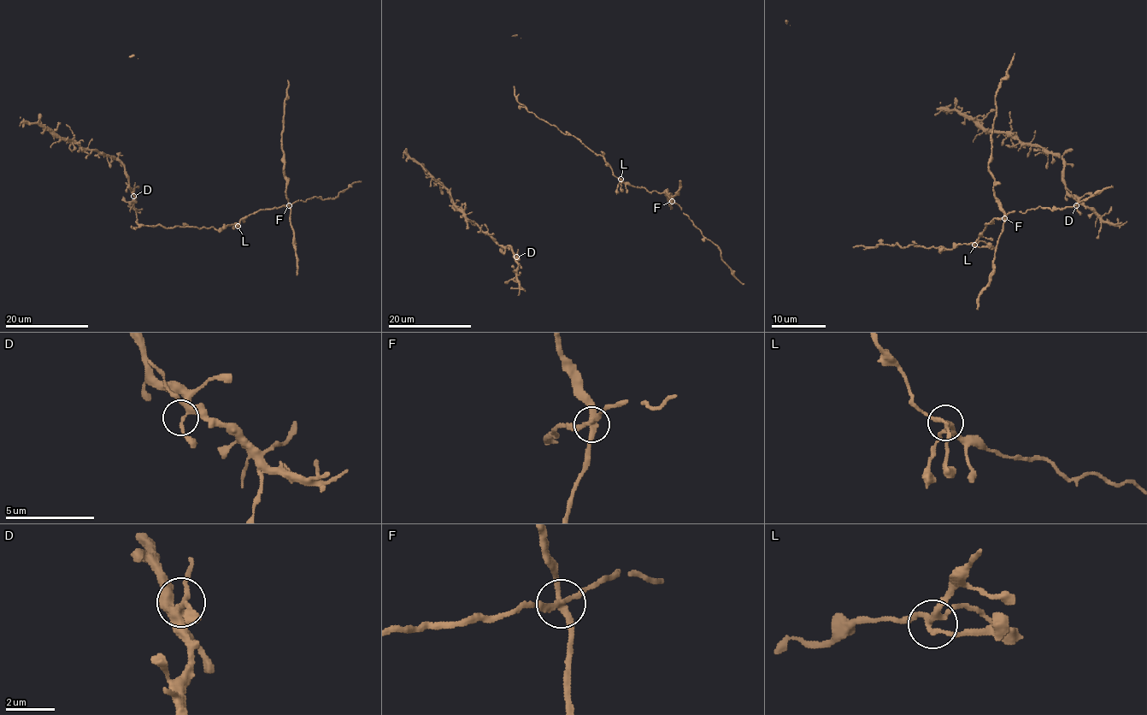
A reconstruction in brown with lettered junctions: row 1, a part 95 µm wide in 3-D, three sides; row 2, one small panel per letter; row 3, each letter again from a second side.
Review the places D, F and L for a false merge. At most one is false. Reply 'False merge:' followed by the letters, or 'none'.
False merge: F

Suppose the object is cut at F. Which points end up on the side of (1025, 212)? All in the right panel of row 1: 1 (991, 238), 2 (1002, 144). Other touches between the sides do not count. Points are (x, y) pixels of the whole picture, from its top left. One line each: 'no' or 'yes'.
1: yes
2: yes

